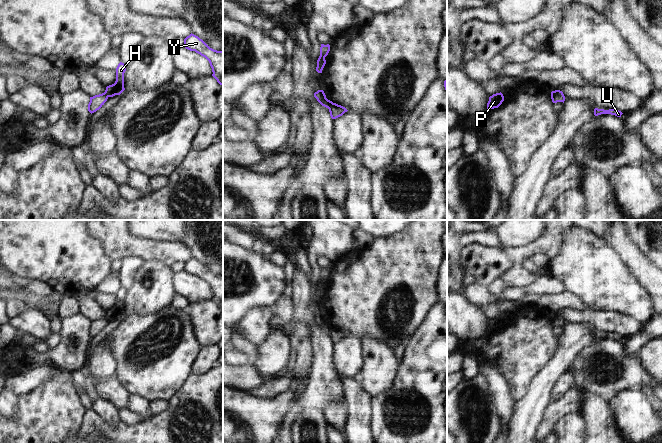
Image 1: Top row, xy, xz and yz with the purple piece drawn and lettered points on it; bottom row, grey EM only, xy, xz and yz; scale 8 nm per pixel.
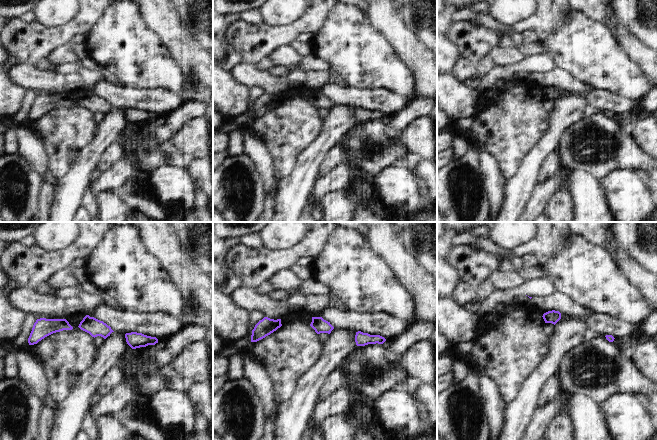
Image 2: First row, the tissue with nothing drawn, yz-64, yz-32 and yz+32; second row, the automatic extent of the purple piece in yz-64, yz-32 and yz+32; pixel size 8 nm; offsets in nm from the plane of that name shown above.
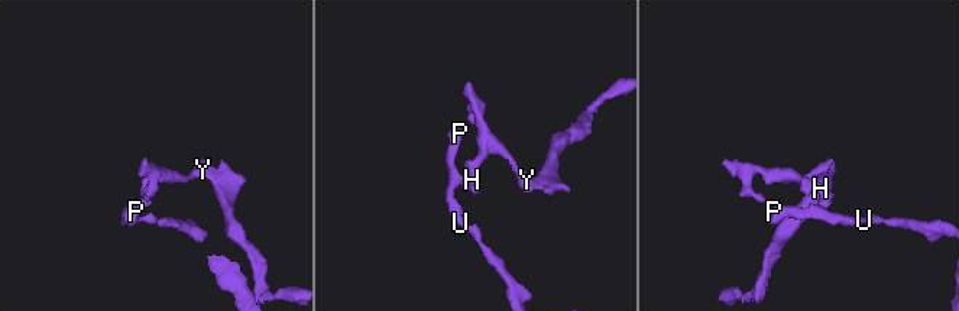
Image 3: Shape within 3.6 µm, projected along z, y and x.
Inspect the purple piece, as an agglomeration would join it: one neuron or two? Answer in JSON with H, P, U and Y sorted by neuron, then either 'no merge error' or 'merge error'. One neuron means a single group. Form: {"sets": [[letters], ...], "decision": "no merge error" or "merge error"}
{"sets": [["H", "Y"], ["P", "U"]], "decision": "merge error"}

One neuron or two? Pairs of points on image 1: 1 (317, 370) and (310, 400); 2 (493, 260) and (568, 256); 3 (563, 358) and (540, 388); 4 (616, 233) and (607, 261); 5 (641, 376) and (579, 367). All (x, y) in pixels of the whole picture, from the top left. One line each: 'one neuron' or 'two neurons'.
1: one neuron
2: two neurons
3: one neuron
4: two neurons
5: one neuron

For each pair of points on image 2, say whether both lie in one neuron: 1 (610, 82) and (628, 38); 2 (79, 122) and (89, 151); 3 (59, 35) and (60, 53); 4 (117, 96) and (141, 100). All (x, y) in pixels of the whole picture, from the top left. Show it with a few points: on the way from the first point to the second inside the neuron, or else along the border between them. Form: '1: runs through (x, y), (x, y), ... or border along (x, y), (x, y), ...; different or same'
1: border along (609, 30), (625, 54), (638, 67); different
2: border along (96, 132), (93, 138), (79, 151); different
3: border along (68, 42), (58, 46), (47, 57); different
4: runs through (123, 97), (135, 98); same

